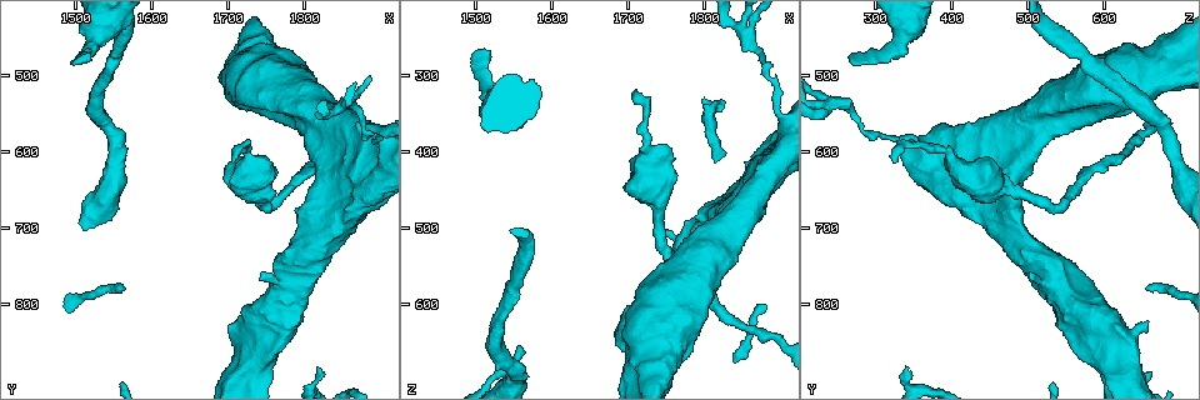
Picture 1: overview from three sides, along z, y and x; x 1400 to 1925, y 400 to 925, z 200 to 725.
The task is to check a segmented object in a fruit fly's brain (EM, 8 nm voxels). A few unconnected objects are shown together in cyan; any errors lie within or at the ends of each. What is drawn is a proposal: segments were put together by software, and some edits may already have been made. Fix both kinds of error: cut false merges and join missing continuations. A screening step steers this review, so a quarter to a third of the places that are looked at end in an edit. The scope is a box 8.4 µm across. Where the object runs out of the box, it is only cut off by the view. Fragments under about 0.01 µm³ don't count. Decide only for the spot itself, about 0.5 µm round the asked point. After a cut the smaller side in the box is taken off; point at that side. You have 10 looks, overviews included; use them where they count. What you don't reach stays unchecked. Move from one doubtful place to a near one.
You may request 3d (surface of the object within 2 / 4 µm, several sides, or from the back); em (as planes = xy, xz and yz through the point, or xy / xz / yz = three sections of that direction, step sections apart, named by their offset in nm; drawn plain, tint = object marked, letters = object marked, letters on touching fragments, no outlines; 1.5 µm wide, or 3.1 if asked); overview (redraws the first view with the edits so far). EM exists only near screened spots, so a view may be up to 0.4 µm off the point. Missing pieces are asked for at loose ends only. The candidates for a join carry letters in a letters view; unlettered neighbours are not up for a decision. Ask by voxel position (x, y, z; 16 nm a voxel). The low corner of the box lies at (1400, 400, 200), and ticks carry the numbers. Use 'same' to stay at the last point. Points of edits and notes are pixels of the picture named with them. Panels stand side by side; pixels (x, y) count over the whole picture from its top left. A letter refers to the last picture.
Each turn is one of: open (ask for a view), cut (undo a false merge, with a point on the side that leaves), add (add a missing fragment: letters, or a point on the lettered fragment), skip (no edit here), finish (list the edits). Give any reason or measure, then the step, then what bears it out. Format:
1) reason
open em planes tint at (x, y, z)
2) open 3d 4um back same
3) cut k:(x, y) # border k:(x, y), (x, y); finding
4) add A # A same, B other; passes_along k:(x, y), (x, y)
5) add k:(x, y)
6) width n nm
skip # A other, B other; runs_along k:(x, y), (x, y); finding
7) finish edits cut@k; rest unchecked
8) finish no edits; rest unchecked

branch stops here
open 3d 4um at (1555, 780, 655)

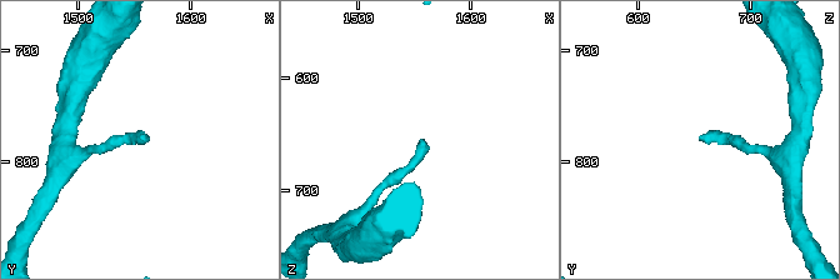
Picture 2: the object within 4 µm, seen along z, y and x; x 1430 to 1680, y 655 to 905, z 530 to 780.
need the tissue
open em planes tint at (1556, 776, 652)

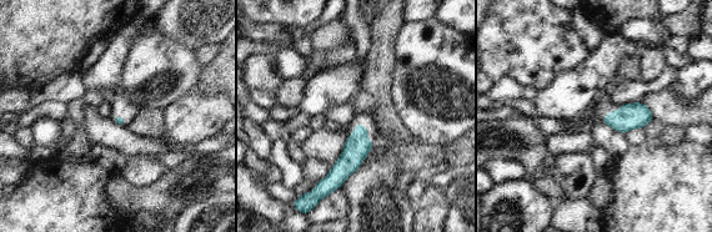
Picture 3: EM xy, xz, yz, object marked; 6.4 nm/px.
what lies round it
open em planes letters same

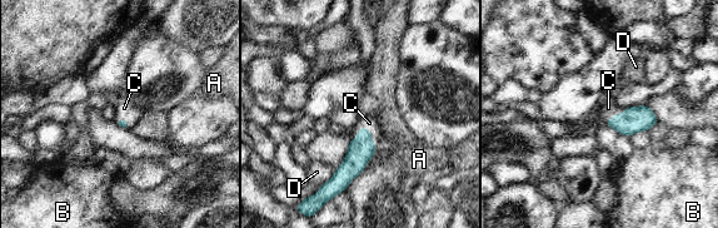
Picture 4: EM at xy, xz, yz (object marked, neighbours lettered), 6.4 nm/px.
longest_contact C 180 nm
add C # A other, B other, C same, D other; passes_along 4:(360, 150), (364, 127), (369, 123); it goes on there

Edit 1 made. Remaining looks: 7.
open overview

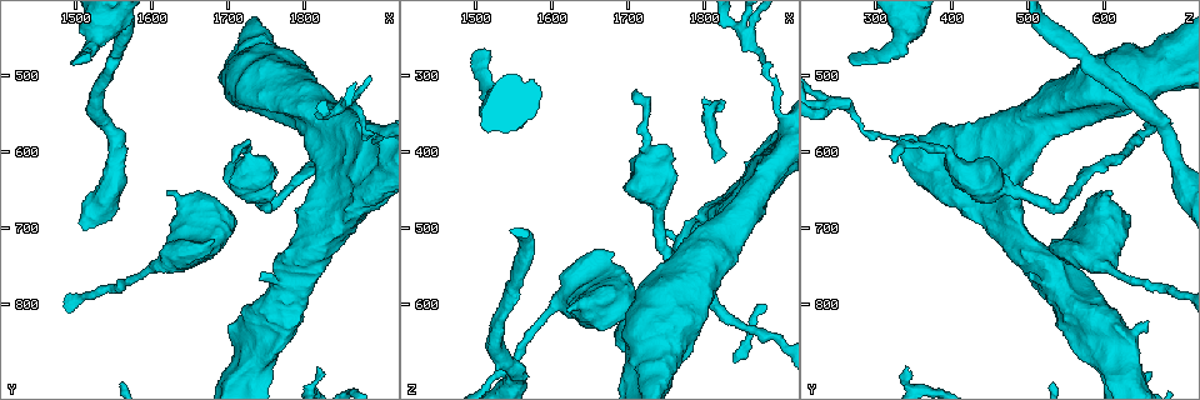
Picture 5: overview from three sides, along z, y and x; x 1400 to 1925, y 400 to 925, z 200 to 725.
branch stops here
open 3d 4um at (1620, 650, 610)

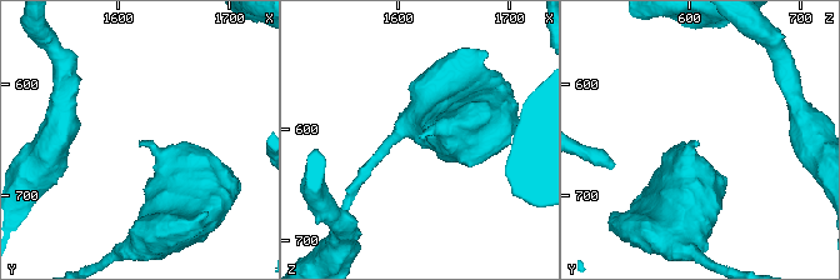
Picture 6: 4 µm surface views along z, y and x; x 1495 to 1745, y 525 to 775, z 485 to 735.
shape alone is not enough
open em planes letters at (1620, 652, 604)

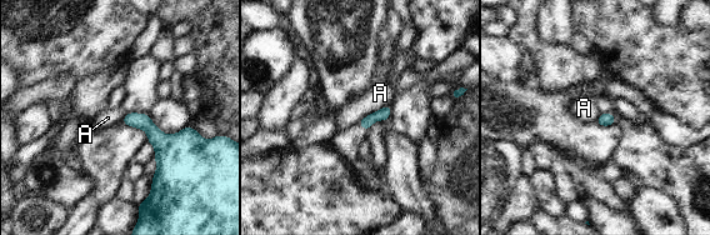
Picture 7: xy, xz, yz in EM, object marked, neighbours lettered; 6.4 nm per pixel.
longest_contact A 240 nm
skip # A other; border 7:(389, 104), (365, 115), (356, 123); none of them fits

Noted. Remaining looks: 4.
calibre changes
open 3d 4um at (1895, 580, 350)

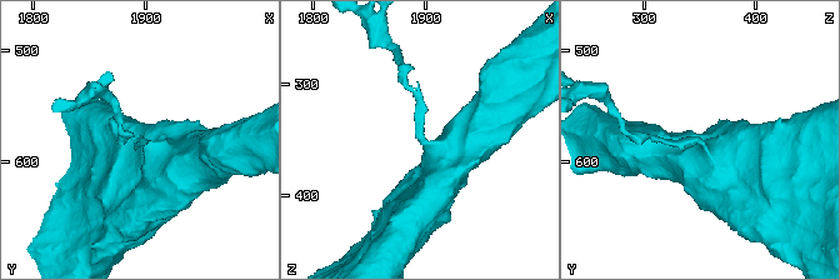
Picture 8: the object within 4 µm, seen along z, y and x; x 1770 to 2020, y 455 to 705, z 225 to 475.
now the EM
open em planes letters at (1896, 580, 352)

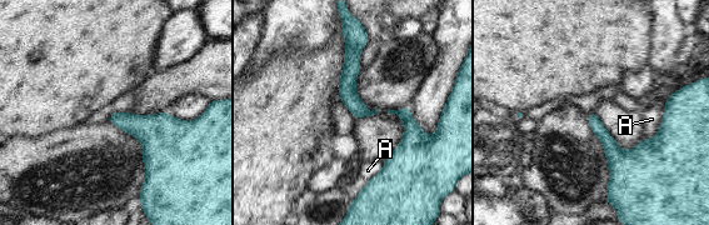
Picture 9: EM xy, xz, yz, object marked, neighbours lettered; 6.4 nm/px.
skip # A other; border 9:(662, 116), (659, 130), (644, 139); all the same neuron

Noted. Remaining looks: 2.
free end
open em planes letters at (1815, 880, 340)

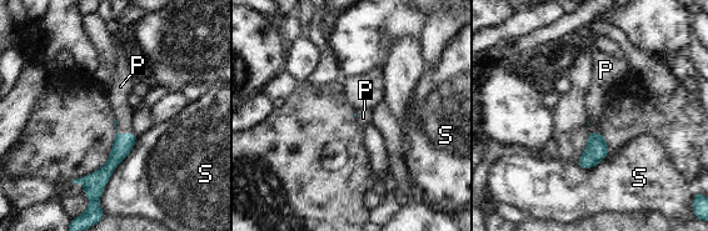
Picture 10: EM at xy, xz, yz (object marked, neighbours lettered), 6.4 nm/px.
longest_contact S 380 nm
add P # P same, S other; passes_along 10:(123, 144), (119, 134), (123, 113); it goes on there

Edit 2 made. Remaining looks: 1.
finish edits add@4, add@10; rest unchecked

